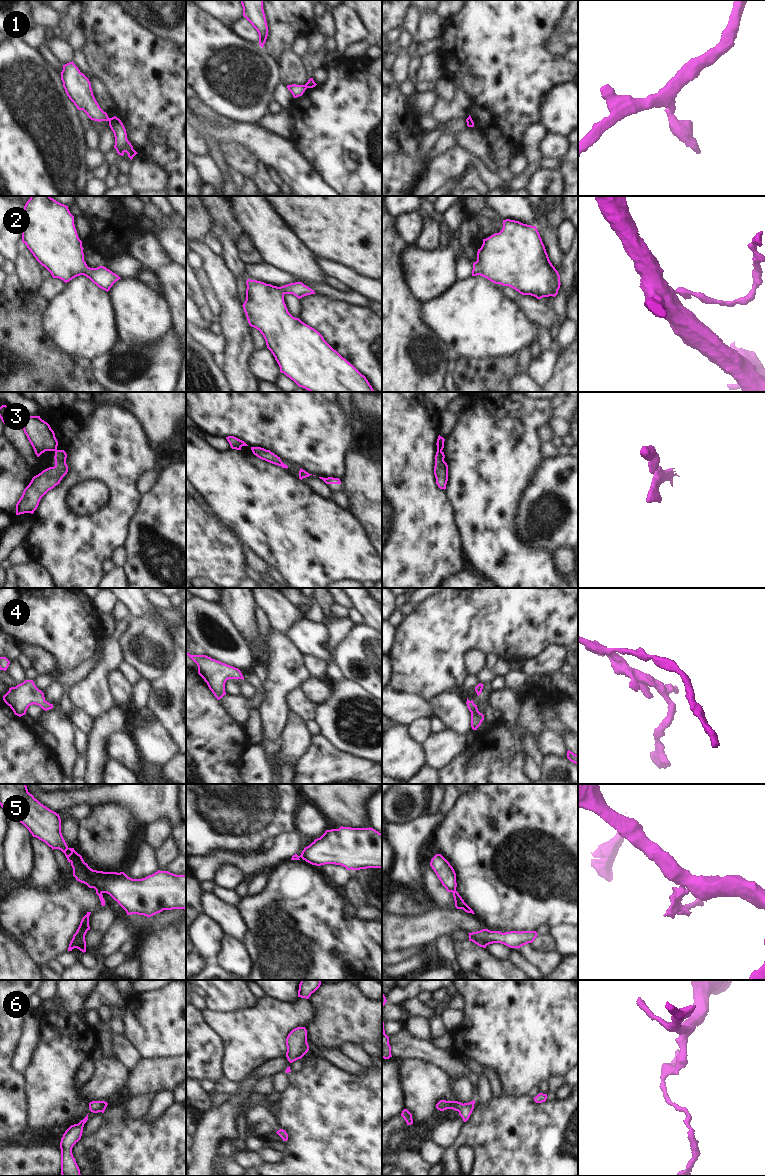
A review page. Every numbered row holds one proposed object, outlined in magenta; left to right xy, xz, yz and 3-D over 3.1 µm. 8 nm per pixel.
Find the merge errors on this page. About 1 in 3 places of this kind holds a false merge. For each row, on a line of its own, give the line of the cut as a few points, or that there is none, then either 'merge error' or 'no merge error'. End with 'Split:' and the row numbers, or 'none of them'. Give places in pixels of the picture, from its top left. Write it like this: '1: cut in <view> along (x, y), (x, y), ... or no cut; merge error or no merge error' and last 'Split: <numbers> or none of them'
1: cut in xy along (110, 118), (108, 120); merge error
2: no cut; no merge error
3: cut in yz along (442, 448), (437, 450); merge error
4: no cut; no merge error
5: cut in xy along (96, 890), (102, 892); merge error
6: no cut; no merge error
Split: 1, 3, 5

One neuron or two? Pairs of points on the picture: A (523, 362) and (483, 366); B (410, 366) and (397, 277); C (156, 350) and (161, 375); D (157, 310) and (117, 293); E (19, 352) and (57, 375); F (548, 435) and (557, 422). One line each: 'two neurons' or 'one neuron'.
A: one neuron
B: one neuron
C: one neuron
D: one neuron
E: one neuron
F: two neurons

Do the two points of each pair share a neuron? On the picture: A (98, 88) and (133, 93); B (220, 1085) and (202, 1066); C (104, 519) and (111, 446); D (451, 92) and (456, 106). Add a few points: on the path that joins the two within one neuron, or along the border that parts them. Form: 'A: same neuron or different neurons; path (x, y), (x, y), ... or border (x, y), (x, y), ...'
A: different neurons; border (91, 70), (109, 94), (114, 105), (114, 111)
B: different neurons; border (222, 1076), (214, 1081)
C: same neuron; path (116, 501), (116, 464)
D: different neurons; border (457, 87), (457, 96), (452, 101), (439, 98)

